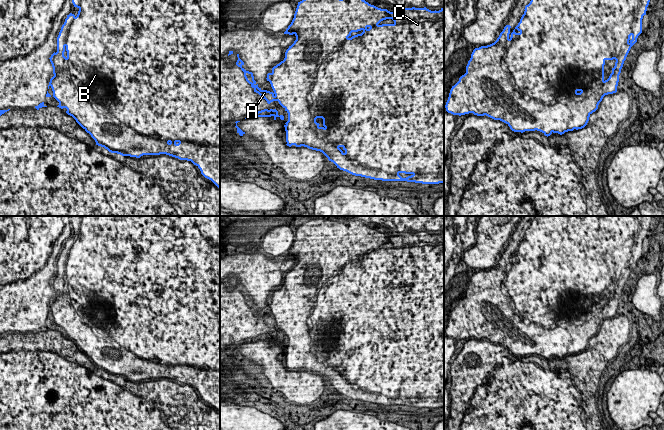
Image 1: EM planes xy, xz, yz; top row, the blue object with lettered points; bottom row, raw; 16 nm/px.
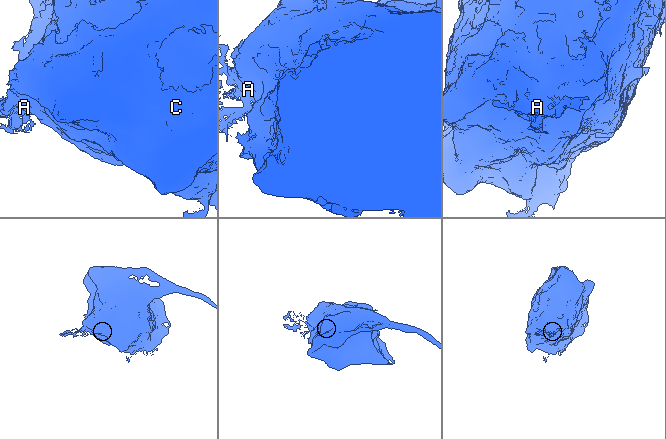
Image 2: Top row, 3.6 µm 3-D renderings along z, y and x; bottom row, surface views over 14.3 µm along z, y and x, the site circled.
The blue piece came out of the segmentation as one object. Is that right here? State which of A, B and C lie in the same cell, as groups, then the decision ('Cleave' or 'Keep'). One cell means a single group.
Groups: A B C. Keep

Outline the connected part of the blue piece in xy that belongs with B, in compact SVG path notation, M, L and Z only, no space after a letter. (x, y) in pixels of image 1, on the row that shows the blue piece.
M72 0L72 3L79 9L78 14L67 15L57 37L57 52L49 58L54 76L50 79L48 89L52 88L52 96L59 102L57 107L66 108L66 113L91 135L96 145L104 147L109 152L136 158L143 155L166 154L180 160L191 161L205 178L211 180L220 189L220 0Z

